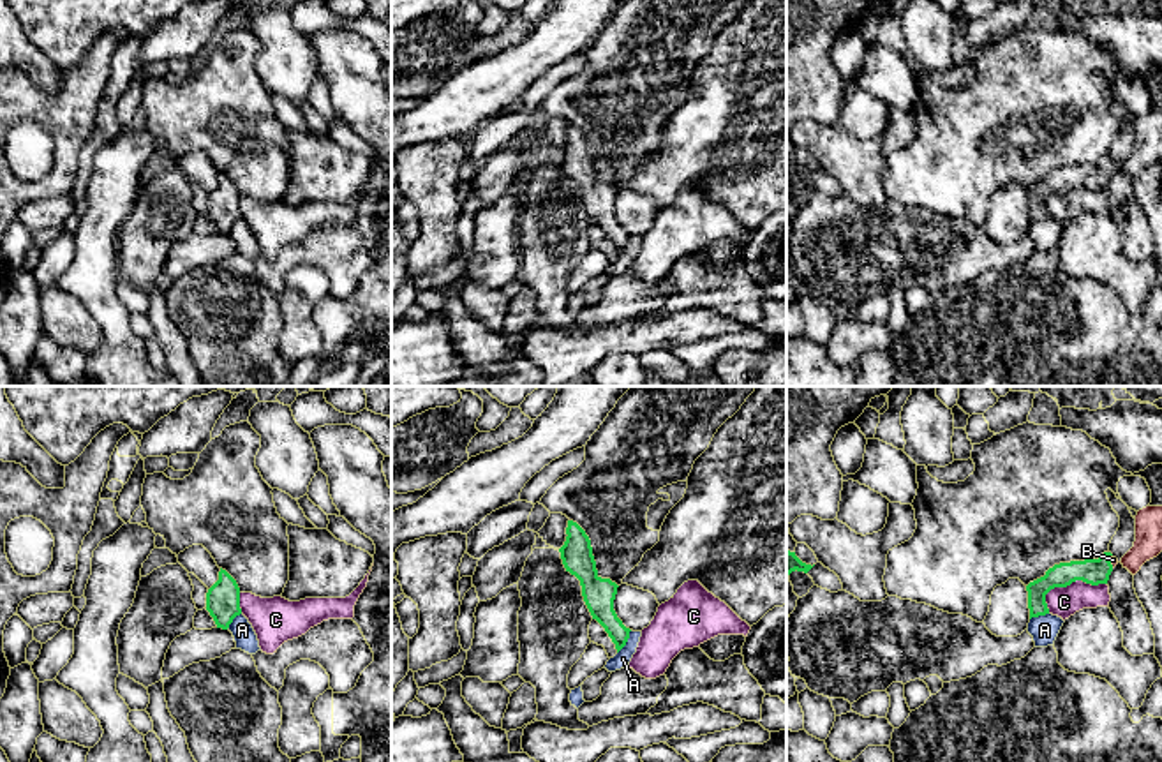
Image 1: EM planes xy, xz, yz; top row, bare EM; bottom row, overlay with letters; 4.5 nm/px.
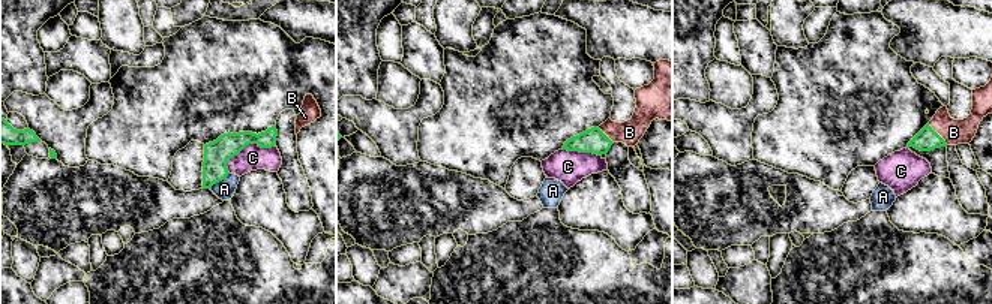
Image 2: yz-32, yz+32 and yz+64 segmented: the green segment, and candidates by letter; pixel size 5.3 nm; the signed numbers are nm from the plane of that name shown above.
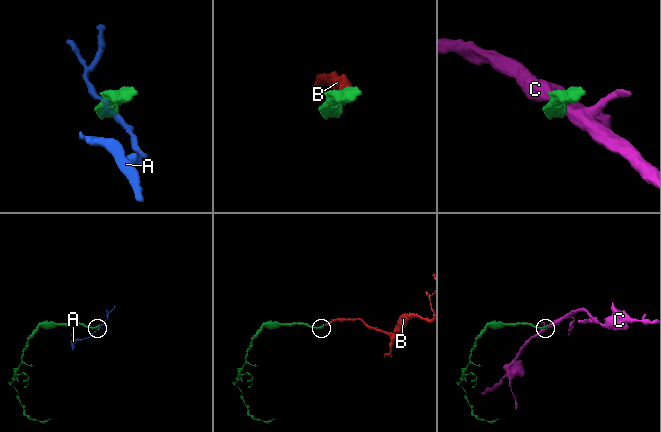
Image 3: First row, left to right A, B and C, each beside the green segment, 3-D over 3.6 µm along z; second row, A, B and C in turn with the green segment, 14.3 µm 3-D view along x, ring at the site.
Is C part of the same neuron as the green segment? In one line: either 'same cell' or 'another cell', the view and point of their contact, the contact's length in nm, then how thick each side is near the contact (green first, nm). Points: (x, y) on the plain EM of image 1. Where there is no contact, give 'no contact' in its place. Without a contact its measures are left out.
another cell | yz (1067, 189) | 300 nm | 120/140 nm

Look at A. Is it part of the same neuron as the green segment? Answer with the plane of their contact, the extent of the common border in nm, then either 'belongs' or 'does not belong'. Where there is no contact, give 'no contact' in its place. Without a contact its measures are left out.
xz | 130 nm | does not belong

